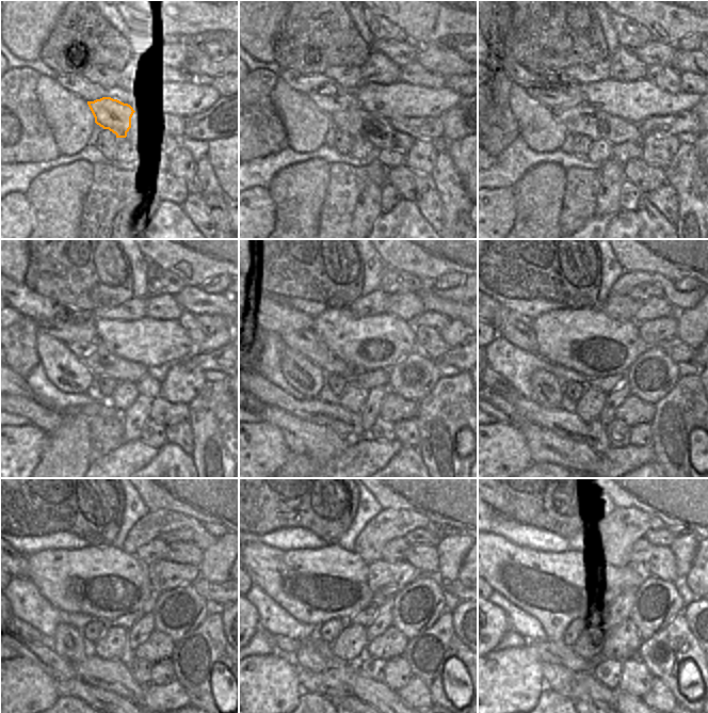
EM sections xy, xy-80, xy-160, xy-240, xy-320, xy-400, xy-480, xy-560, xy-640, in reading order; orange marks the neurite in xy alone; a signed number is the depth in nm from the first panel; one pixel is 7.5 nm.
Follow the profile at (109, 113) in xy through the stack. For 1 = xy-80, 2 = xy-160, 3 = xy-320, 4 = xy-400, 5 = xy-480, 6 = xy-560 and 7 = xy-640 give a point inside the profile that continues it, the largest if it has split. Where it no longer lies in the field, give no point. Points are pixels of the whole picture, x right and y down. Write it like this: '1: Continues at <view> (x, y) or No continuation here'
1: Continues at xy-80 (343, 100)
2: Continues at xy-160 (562, 97)
3: Continues at xy-320 (273, 321)
4: Continues at xy-400 (499, 314)
5: No continuation here
6: No continuation here
7: No continuation here

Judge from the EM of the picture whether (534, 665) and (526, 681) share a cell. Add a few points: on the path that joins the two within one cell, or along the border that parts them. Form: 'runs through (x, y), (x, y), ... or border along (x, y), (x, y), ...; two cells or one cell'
runs through (530, 669), (526, 677); one cell

